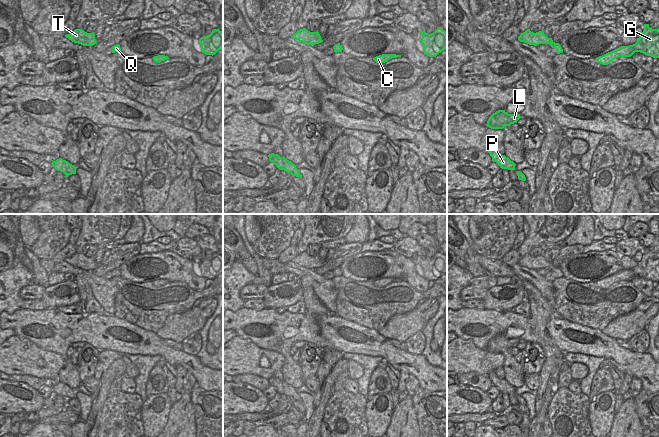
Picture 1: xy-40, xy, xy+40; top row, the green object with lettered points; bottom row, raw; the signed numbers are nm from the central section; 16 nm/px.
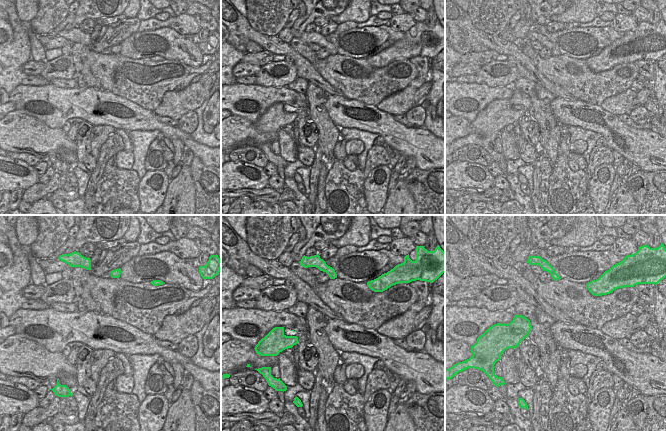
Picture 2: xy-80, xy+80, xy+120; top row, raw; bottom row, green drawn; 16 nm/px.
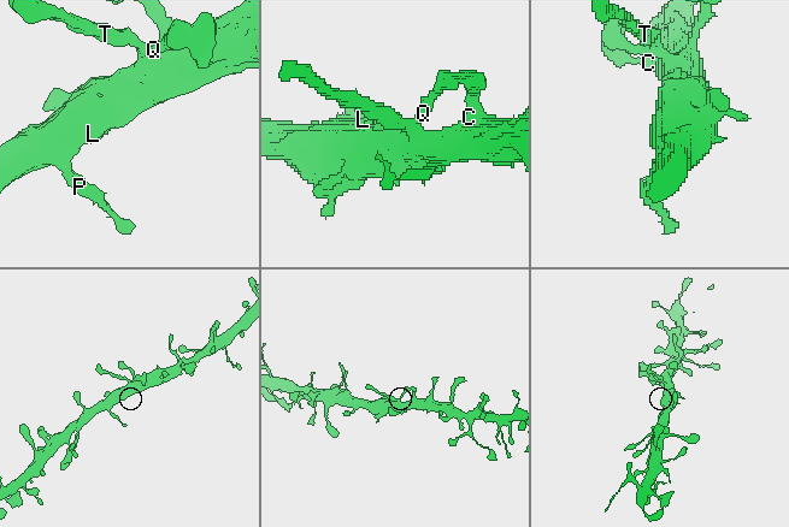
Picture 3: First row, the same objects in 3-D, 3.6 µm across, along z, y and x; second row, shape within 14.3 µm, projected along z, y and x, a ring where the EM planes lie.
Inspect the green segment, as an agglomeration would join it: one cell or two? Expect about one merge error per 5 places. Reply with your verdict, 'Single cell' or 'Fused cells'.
Single cell

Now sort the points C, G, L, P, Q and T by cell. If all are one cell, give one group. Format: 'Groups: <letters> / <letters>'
Groups: C G L P Q T

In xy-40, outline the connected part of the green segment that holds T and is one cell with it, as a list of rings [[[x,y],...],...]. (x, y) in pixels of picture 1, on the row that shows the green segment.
[[[75,29],[72,33],[66,34],[65,37],[72,42],[81,44],[83,46],[93,46],[97,44],[94,32],[87,33],[82,29]]]

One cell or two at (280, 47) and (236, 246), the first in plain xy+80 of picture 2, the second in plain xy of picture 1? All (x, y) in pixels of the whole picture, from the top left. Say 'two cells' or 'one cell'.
one cell

